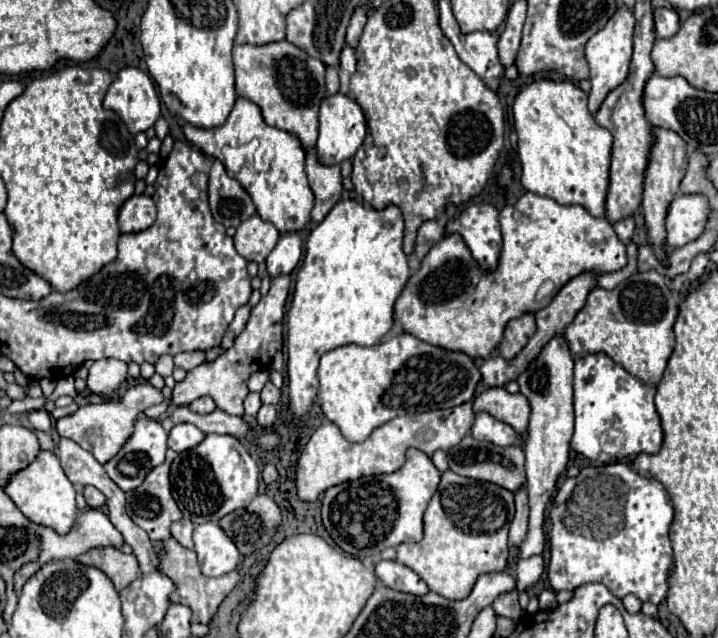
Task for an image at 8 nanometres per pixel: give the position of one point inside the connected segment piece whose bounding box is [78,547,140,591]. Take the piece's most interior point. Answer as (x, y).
(121, 568)

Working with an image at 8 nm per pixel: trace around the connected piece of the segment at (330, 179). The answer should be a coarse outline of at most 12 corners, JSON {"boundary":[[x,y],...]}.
{"boundary":[[306,155],[314,193],[310,219],[318,225],[342,197],[340,167]]}

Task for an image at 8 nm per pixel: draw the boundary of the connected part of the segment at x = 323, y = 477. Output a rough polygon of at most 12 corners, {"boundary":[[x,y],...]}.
{"boundary":[[472,401],[399,415],[362,443],[324,421],[296,465],[298,497],[394,473],[470,433]]}

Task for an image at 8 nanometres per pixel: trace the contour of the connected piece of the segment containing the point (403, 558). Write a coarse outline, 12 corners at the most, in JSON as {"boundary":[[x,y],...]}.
{"boundary":[[444,471],[398,561],[458,601],[508,565],[514,495]]}

